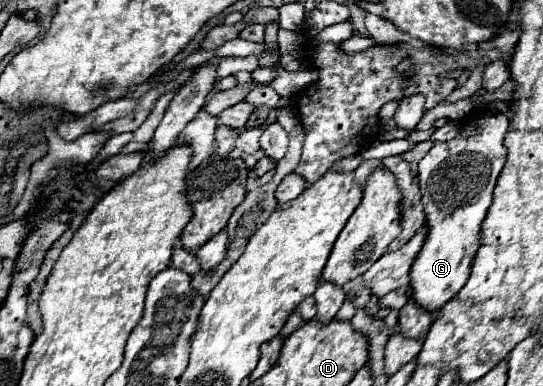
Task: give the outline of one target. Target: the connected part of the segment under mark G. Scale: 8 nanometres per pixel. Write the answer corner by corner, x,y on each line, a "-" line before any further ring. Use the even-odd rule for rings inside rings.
472,112
460,120
462,130
454,140
438,142
420,160
418,186
428,214
428,238
412,264
410,286
416,304
430,312
452,300
468,280
470,262
478,250
480,224
492,204
492,190
506,162
504,134
508,124
502,112

